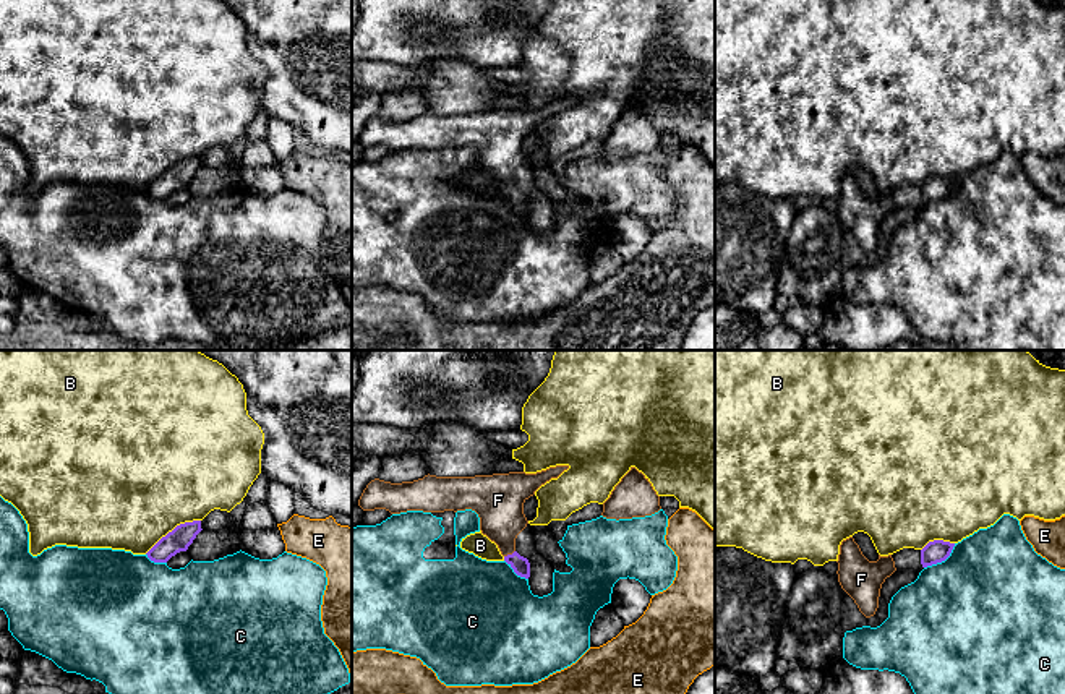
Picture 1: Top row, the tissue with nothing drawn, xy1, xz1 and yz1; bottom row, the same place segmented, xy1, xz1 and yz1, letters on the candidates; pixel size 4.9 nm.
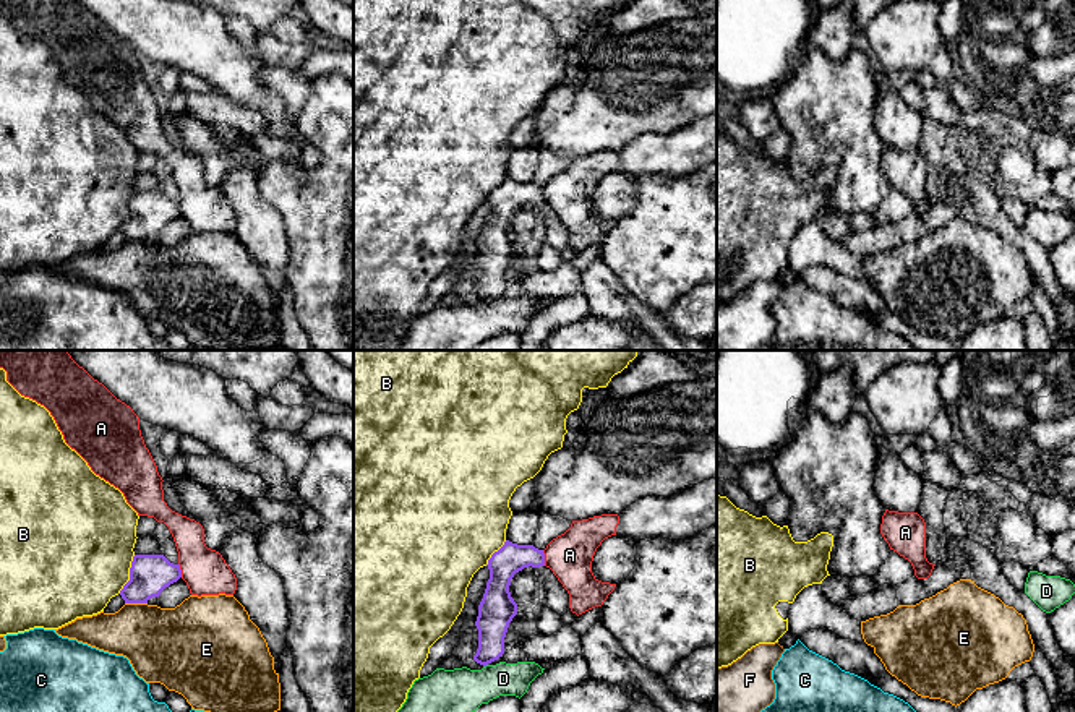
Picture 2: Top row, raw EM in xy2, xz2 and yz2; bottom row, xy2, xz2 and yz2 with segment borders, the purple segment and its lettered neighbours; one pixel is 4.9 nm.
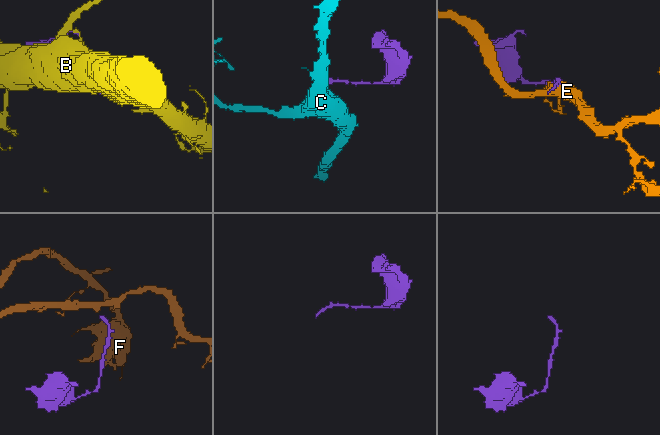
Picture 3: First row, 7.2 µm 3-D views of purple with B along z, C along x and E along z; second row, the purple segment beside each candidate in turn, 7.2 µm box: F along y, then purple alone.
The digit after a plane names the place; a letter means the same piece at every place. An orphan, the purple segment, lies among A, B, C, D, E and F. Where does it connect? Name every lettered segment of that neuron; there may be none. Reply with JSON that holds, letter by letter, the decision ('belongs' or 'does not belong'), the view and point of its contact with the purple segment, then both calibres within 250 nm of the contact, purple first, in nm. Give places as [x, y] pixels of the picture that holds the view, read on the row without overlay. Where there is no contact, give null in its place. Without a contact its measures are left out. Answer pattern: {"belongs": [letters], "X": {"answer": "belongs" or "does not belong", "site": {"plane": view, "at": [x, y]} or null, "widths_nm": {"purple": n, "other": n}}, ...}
{"belongs": ["F"], "A": {"answer": "does not belong", "site": {"plane": "xz2", "at": [543, 195]}, "widths_nm": {"purple": 150, "other": 220}}, "B": {"answer": "does not belong", "site": {"plane": "xy1", "at": [174, 166]}, "widths_nm": {"purple": 120, "other": 500}}, "C": {"answer": "does not belong", "site": {"plane": "yz1", "at": [942, 197]}, "widths_nm": {"purple": 110, "other": 480}}, "D": {"answer": "does not belong", "site": {"plane": "xz2", "at": [485, 302]}, "widths_nm": {"purple": 160, "other": 280}}, "E": {"answer": "does not belong", "site": {"plane": "xy2", "at": [137, 239]}, "widths_nm": {"purple": 200, "other": 360}}, "F": {"answer": "belongs", "site": {"plane": "xz1", "at": [509, 192]}, "widths_nm": {"purple": 90, "other": 240}}}

